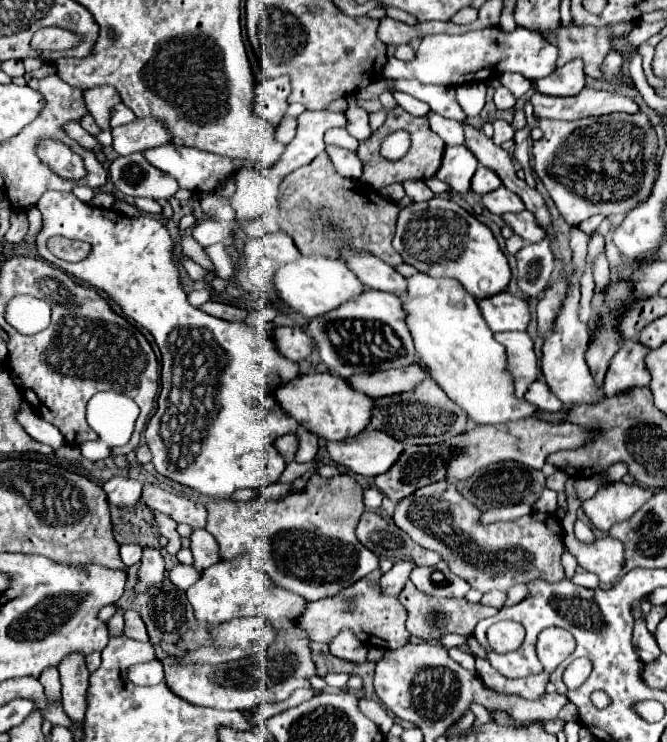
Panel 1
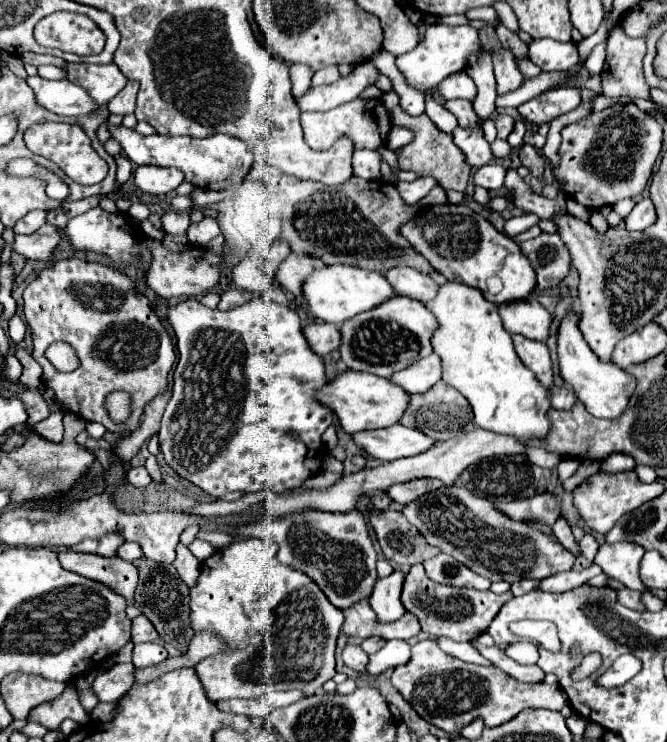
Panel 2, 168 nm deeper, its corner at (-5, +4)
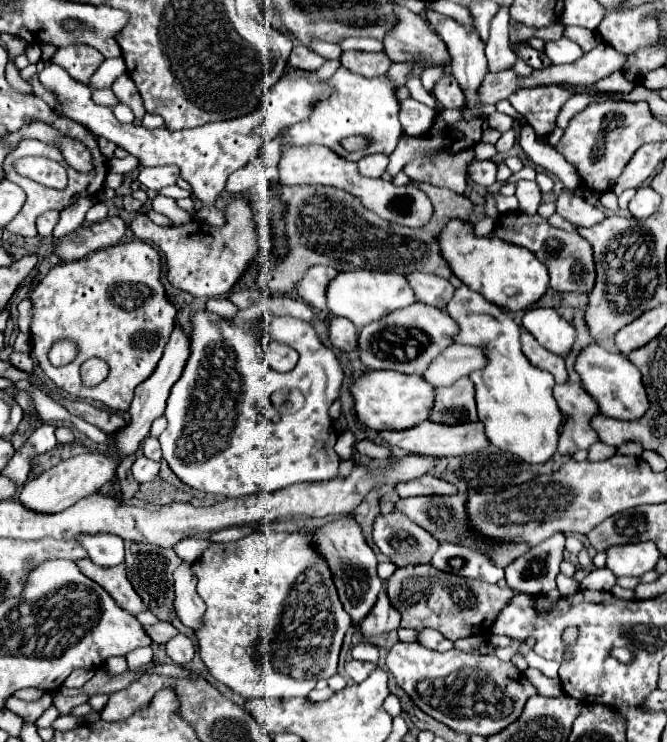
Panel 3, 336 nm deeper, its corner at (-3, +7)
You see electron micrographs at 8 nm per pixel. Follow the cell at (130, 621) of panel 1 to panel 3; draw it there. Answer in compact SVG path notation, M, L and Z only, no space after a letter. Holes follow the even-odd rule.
M155 623L155 625L147 625L145 633L151 637L153 643L167 643L169 639L173 639L177 635L177 629L171 623Z

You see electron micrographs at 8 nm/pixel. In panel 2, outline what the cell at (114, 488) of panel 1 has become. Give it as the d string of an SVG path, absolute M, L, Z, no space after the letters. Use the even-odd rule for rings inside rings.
M135 466L127 472L127 482L141 488L141 486L147 486L151 482L151 478L149 478L149 472L145 470L145 466Z

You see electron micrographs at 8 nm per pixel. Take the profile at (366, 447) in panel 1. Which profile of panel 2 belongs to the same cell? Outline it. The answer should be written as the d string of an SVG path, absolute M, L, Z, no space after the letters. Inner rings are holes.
M401 424L381 430L357 432L353 434L353 438L365 450L367 456L373 456L381 462L391 462L403 456L415 456L437 444L437 440L431 440L417 428L407 428Z

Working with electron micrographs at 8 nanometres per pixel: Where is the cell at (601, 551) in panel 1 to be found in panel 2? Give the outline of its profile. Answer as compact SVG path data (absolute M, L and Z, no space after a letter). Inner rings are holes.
M615 542L615 544L603 544L595 556L595 564L603 568L603 572L619 580L623 586L645 592L643 582L639 580L639 562L645 554L645 548L633 542Z

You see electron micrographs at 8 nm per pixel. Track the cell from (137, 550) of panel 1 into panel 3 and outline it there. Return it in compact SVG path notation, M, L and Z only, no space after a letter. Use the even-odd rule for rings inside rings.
M95 535L95 537L77 537L87 553L89 559L101 567L113 567L119 565L125 559L125 547L123 539L117 535Z

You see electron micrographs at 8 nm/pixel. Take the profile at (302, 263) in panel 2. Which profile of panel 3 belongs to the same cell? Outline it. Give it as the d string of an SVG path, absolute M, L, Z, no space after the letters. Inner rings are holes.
M323 265L309 267L307 273L303 275L303 279L297 281L297 285L295 285L297 295L305 303L309 303L313 309L327 313L325 283L329 283L329 279L333 279L335 275L337 275L337 269L333 269L333 267L323 267Z

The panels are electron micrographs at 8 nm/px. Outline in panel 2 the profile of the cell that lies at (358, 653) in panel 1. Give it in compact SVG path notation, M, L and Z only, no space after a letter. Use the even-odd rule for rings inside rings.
M345 646L345 650L343 650L343 662L349 668L353 668L355 672L363 674L365 668L367 668L367 660L369 660L369 656L361 650L361 646Z

